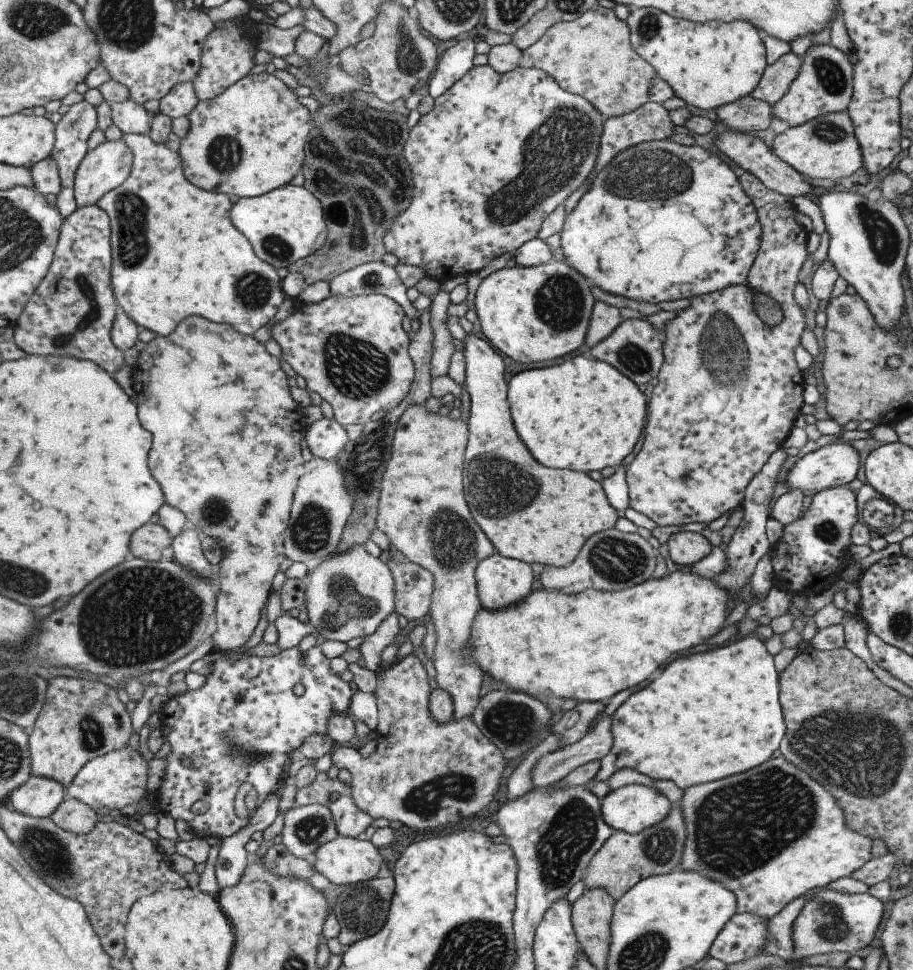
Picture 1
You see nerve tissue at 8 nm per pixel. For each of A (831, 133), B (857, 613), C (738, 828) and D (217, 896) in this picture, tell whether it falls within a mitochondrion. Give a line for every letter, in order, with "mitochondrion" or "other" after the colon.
A: mitochondrion
B: other
C: mitochondrion
D: other

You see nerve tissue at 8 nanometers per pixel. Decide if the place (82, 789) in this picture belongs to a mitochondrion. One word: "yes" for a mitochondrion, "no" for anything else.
no

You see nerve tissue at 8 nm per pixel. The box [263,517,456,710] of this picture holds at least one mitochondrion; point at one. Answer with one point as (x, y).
(349, 604)

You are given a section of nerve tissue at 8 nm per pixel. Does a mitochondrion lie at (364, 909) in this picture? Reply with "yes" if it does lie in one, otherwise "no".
yes

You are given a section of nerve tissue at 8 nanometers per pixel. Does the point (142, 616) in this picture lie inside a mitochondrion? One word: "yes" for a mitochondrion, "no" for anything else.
yes

